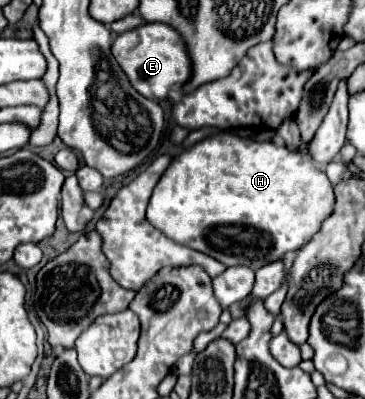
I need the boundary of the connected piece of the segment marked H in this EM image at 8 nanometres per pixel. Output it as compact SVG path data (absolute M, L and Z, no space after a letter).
M222 132L222 134L216 134L216 136L210 136L202 142L198 142L194 148L186 150L184 154L180 154L170 166L168 170L164 172L164 178L158 182L158 186L154 188L154 194L150 198L150 204L148 204L148 212L146 212L146 218L150 220L150 224L160 230L164 236L168 236L170 240L178 242L178 244L184 244L184 246L190 246L198 252L204 252L220 262L224 262L226 266L248 266L252 270L258 270L270 262L276 262L280 260L286 252L298 252L302 246L306 246L312 236L320 230L322 222L334 212L334 186L330 184L328 176L324 174L324 170L316 168L312 164L312 160L298 152L298 150L292 150L280 142L258 142L258 140L248 140L248 138L240 138L240 136L234 136L234 134L228 134L228 132Z

